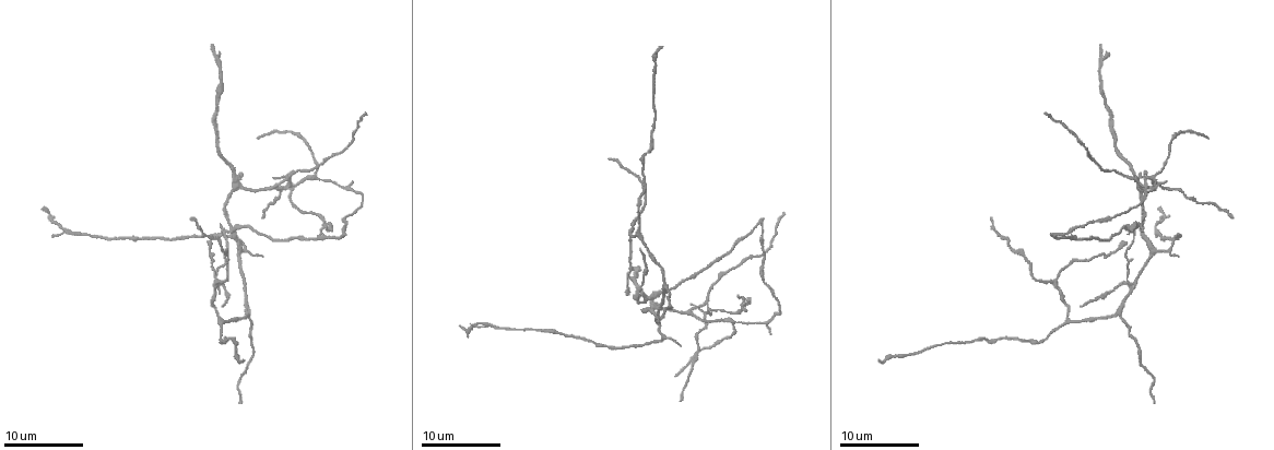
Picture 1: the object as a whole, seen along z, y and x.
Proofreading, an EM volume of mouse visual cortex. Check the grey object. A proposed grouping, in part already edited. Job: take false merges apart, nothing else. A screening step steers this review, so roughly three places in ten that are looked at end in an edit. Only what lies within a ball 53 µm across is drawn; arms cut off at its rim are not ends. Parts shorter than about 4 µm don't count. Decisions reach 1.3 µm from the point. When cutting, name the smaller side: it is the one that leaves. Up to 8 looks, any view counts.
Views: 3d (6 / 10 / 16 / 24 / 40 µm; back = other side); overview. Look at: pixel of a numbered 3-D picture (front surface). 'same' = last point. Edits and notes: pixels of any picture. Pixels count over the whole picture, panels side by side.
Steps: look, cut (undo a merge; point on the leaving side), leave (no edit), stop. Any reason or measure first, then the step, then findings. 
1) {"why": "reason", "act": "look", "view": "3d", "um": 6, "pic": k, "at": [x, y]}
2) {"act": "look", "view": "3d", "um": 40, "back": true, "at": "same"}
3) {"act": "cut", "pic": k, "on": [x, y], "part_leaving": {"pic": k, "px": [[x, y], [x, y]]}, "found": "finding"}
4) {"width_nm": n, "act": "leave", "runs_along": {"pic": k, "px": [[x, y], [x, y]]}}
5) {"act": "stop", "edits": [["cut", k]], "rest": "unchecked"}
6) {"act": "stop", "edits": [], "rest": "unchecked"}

{"why": "sudden change in width", "act": "look", "view": "3d", "um": 6, "pic": 1, "at": [124, 239]}

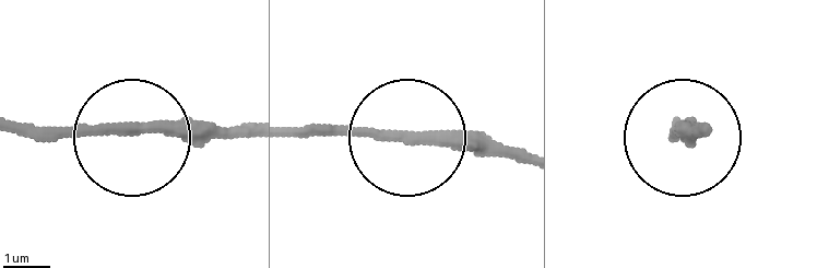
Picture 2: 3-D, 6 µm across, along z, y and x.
{"act": "leave", "runs_along": {"pic": 2, "px": [[251, 132], [16, 132]]}, "found": "continuous, no second neuron"}

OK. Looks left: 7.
{"why": "branch point", "act": "look", "view": "3d", "um": 6, "pic": 1, "at": [665, 287]}

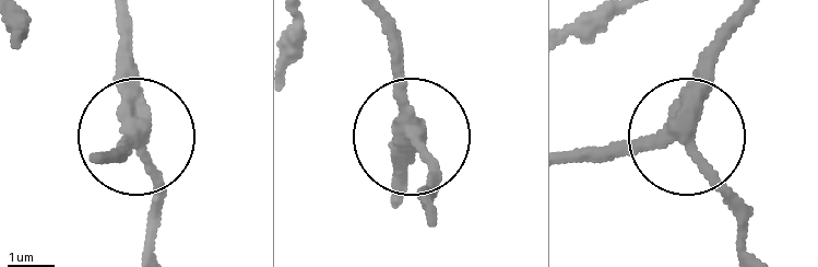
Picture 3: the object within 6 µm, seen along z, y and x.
{"act": "look", "view": "3d", "um": 6, "back": true, "pic": 3, "at": [677, 134]}

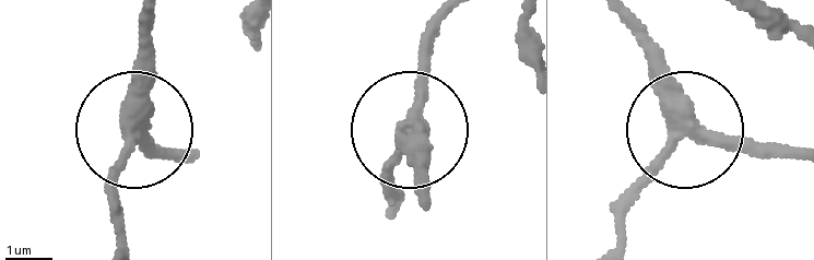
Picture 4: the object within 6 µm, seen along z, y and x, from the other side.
{"width_nm": 320, "act": "leave", "runs_along": {"pic": 4, "px": [[149, 12], [149, 106], [114, 208]]}, "found": "continuous, no second neuron"}

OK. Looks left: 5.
{"why": "arms part here", "act": "look", "view": "3d", "um": 10, "pic": 1, "at": [634, 222]}

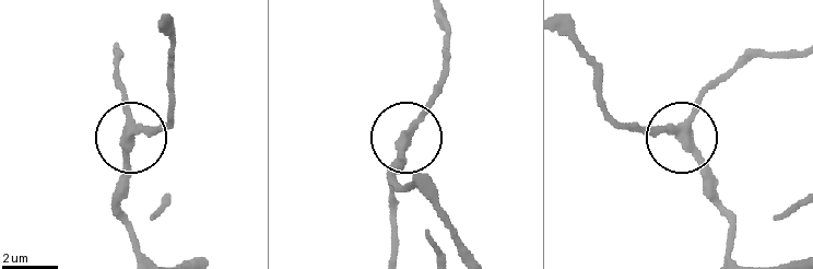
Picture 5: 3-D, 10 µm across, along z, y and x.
{"act": "leave", "runs_along": {"pic": 5, "px": [[732, 252], [714, 174], [680, 132], [702, 96], [734, 63]]}, "found": "continuous, no second neuron"}

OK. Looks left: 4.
{"why": "four or more arms meet", "act": "look", "view": "3d", "um": 16, "pic": 1, "at": [1139, 180]}

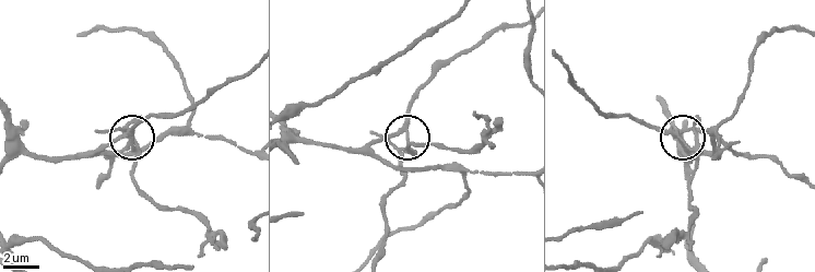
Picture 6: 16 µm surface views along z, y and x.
{"why": "from behind", "act": "look", "view": "3d", "um": 16, "back": true, "pic": 6, "at": [681, 139]}

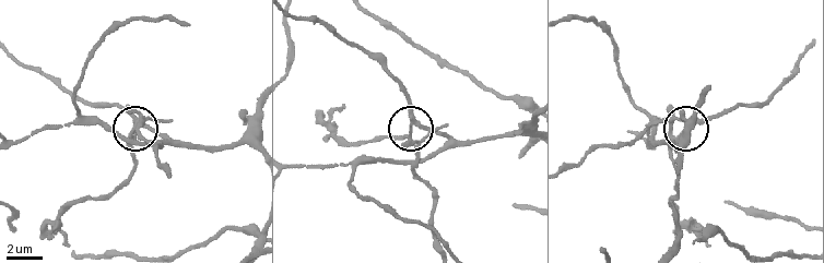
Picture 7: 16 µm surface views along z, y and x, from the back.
{"act": "cut", "pic": 7, "on": [164, 120], "part_leaving": {"pic": 7, "px": [[412, 123], [416, 170], [434, 196], [434, 246]]}, "found": "a second neuron is stuck on"}

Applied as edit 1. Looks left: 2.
{"act": "stop", "edits": [["cut", 7]], "rest": "unchecked"}

